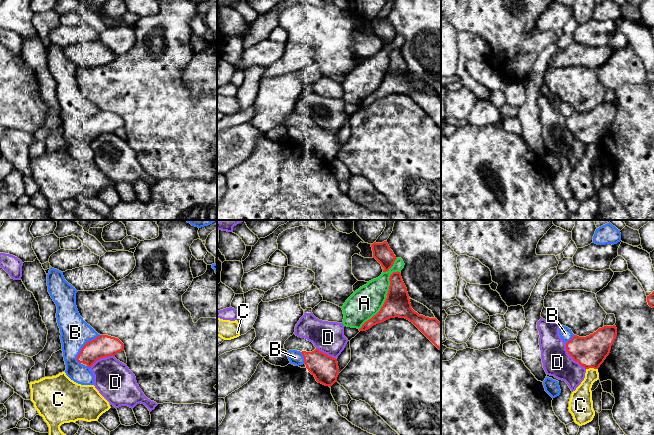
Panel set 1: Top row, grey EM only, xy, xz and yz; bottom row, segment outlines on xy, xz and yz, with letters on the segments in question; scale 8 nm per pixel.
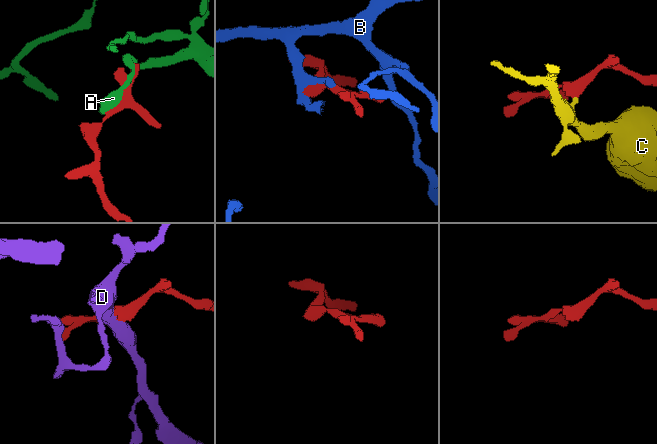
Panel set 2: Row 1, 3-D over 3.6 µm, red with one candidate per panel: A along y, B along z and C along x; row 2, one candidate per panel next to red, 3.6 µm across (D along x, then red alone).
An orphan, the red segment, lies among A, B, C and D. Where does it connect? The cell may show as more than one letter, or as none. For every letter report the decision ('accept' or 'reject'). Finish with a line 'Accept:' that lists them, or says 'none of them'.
A: reject
B: reject
C: reject
D: reject
Accept: none of them

